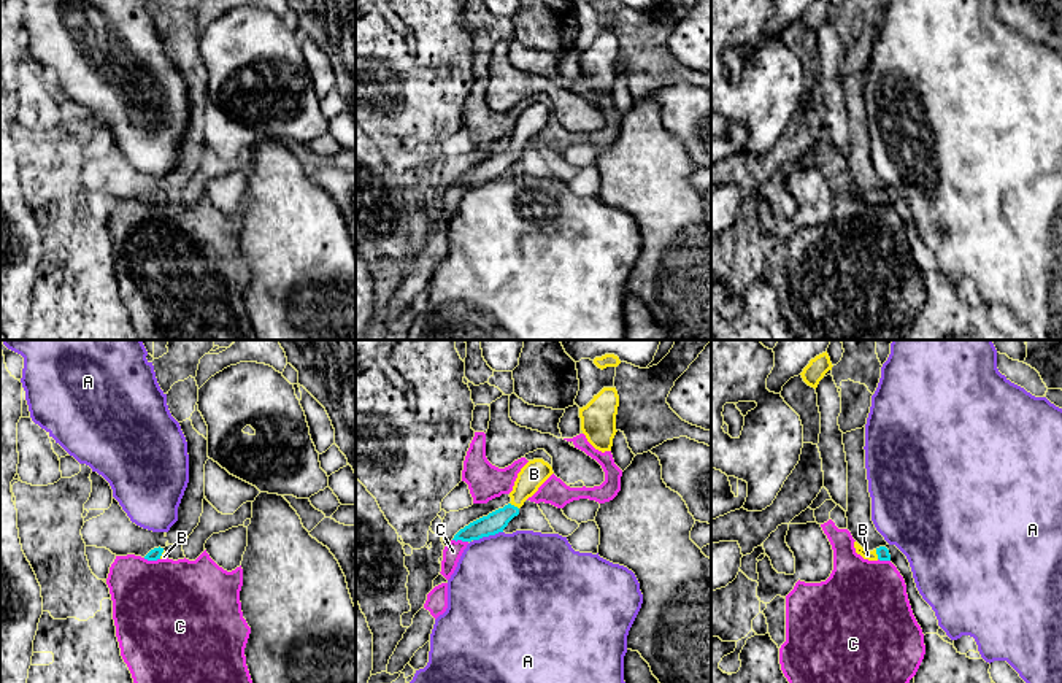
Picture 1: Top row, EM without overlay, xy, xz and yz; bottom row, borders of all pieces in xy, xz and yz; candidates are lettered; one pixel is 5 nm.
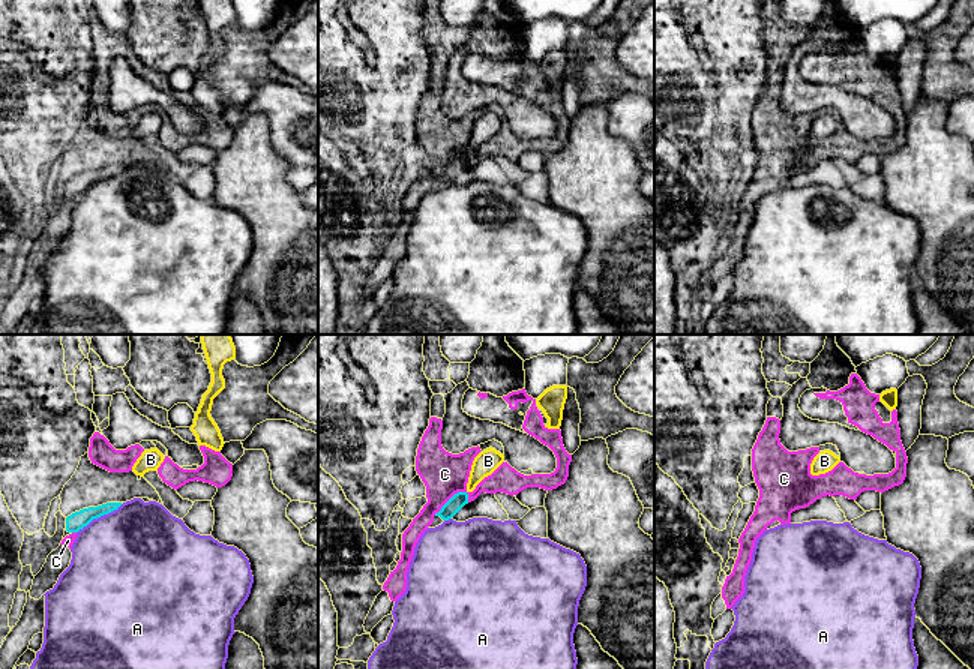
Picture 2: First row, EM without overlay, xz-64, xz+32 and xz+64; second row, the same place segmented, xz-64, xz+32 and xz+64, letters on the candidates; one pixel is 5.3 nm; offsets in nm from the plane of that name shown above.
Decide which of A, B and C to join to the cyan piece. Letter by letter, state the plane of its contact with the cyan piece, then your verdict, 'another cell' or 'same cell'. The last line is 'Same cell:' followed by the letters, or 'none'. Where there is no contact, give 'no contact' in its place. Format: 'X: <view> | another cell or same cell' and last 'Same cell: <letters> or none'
A: xz | another cell
B: xz | same cell
C: xy | another cell
Same cell: B

